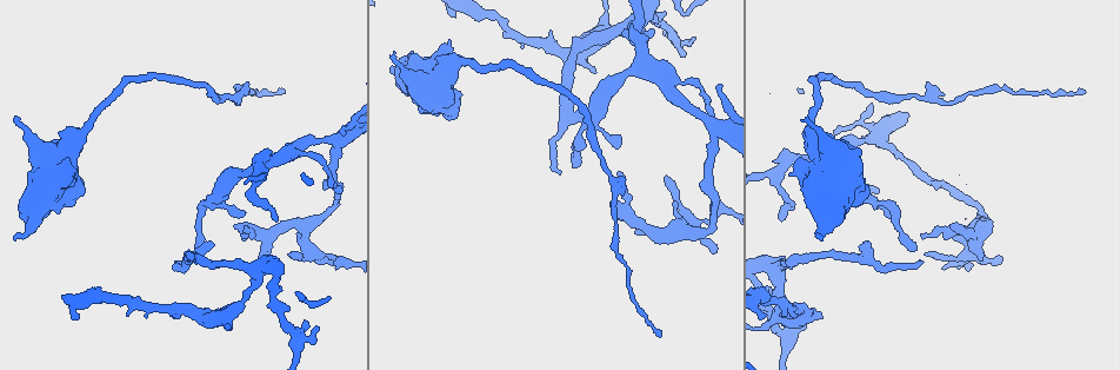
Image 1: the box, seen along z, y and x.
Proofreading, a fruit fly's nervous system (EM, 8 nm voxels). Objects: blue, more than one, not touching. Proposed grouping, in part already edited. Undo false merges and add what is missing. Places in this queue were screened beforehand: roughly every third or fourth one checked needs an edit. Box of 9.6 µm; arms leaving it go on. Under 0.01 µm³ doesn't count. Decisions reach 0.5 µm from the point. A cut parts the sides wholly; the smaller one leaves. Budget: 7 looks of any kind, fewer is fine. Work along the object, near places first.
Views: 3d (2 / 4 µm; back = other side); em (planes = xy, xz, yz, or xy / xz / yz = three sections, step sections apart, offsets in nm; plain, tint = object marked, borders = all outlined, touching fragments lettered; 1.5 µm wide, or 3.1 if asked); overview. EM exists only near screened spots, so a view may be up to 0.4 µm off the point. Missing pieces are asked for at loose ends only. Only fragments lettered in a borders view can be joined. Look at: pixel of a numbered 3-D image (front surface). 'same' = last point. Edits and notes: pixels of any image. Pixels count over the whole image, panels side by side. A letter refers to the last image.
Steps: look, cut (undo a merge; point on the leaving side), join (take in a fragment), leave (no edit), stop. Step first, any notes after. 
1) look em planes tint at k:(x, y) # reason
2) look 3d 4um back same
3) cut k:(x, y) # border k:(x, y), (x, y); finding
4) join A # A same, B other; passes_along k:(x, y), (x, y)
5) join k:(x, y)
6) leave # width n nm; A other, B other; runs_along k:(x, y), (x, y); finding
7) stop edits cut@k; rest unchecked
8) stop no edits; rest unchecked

look 3d 2um at 1:(804, 328) # an open end

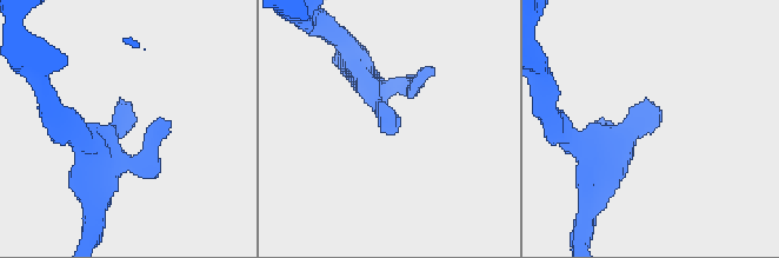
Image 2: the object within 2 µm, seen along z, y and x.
look em planes borders at 2:(128, 123) # need the tissue

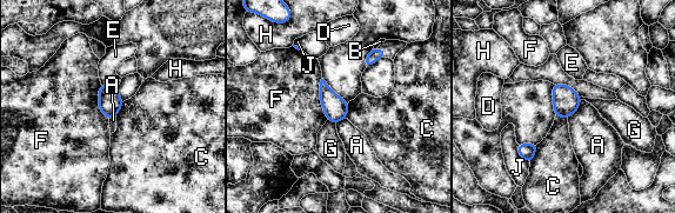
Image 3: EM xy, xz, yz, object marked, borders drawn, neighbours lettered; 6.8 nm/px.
join G # longest_contact F 300 nm; A other, B other, C other, D other, E other, F other, G same, H other, J other; passes_along 3:(335, 107), (332, 120), (331, 148); the cell continues

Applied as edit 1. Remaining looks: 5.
look overview # see it whole again

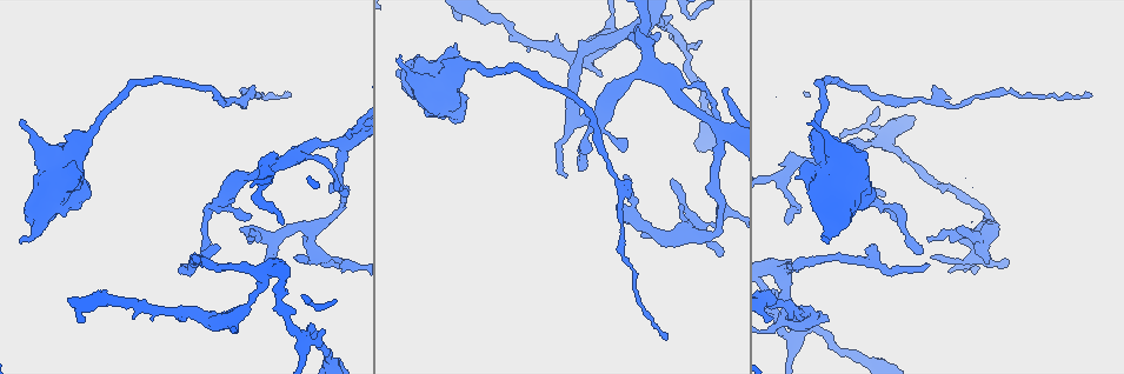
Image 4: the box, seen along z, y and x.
look 3d 4um at 4:(599, 74) # stops while still wide

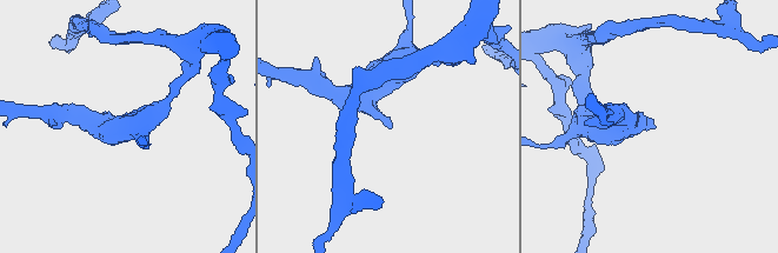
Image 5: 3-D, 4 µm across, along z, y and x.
look em yz step 4 tint at 5:(652, 127) # now the EM

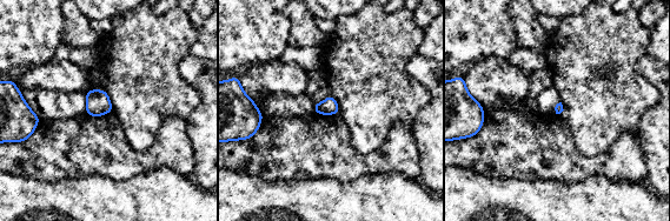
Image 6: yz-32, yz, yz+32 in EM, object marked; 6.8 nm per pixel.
look em planes borders same

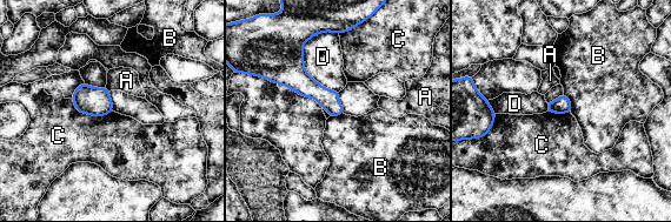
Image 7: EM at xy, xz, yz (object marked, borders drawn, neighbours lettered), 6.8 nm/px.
leave # A other, B other, C other, D other; runs_along 7:(276, 78), (296, 78), (339, 112); none of them fits

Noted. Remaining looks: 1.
look em planes borders at 4:(809, 125) # an open end

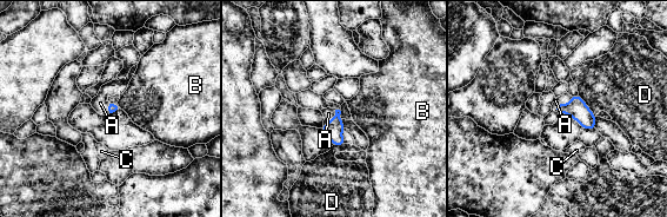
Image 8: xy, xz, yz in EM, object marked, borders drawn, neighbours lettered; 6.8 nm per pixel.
join A # A same, B other, C other, D other; passes_along 8:(334, 129), (334, 117), (328, 113); it goes on there

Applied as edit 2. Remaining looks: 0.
stop edits join@3, join@8; rest unchecked

